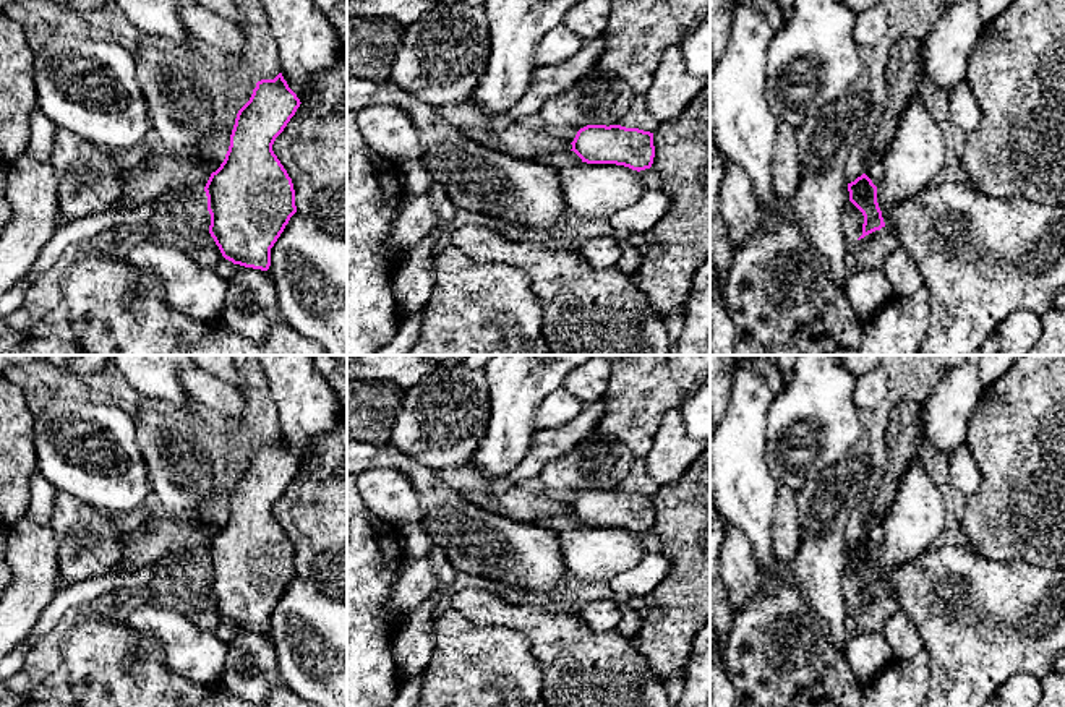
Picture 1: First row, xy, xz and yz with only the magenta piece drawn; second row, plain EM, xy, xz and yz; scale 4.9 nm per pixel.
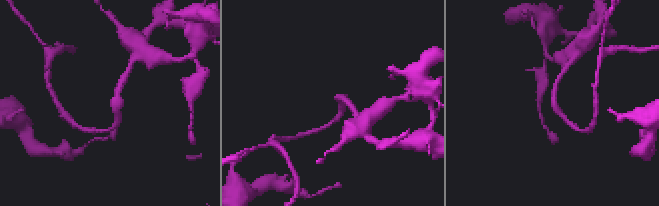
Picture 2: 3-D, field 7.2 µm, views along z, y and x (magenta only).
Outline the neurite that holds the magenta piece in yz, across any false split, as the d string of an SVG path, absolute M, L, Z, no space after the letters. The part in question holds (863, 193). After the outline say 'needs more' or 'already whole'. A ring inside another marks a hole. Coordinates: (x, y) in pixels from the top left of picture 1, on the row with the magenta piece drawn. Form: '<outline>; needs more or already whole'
M866 174L858 177L854 182L848 183L848 191L849 191L849 201L864 216L862 235L858 240L885 227L882 211L877 203L877 186Z; already whole

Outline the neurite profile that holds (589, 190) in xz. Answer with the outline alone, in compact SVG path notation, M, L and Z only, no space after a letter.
M580 162L558 169L558 178L567 212L584 219L609 217L647 190L637 170L616 164Z

